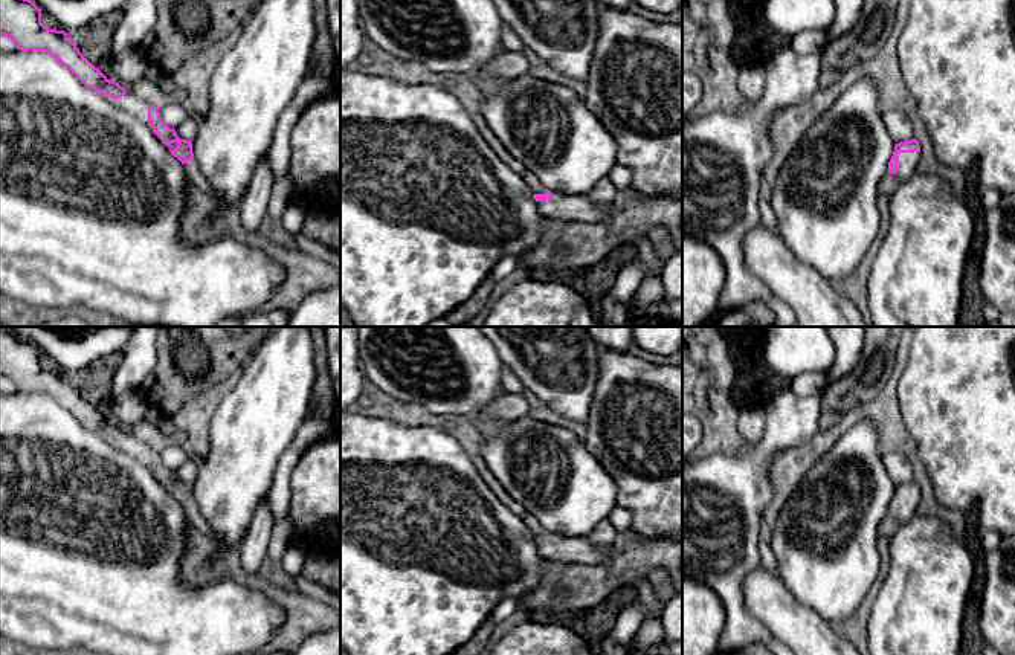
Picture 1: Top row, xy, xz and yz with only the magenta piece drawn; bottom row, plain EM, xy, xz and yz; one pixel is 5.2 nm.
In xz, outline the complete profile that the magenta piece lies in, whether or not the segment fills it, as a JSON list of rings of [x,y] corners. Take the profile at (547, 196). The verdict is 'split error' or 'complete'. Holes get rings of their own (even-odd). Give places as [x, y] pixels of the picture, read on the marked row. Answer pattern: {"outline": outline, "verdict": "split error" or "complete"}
{"outline": [[[525,173],[525,183],[533,191],[533,198],[537,202],[539,211],[548,220],[595,223],[607,221],[620,211],[615,203],[612,206],[598,206],[588,195],[560,194],[548,191],[543,183],[534,176]]], "verdict": "split error"}

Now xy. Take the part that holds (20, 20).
{"outline": [[[0,0],[0,34],[11,38],[18,50],[38,50],[55,56],[85,87],[113,99],[127,90],[95,67],[64,31],[41,23],[41,9],[32,0]]], "verdict": "complete"}

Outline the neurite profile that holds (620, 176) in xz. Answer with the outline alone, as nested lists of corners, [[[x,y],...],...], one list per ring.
[[[615,163],[607,174],[607,179],[614,183],[614,186],[620,189],[626,189],[632,186],[632,173],[627,166],[621,163]]]

